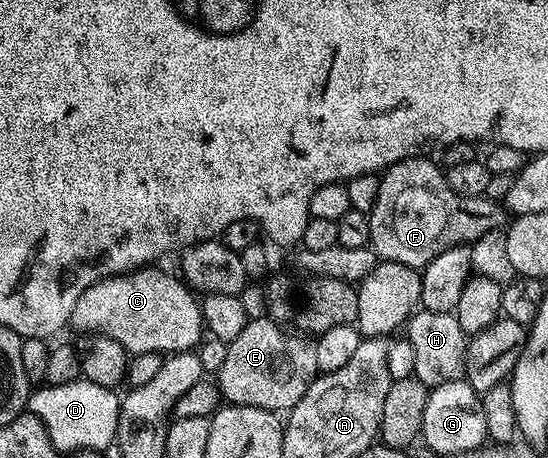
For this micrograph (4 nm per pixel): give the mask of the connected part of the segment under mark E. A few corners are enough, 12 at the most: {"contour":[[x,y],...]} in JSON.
{"contour":[[247,320],[216,383],[282,414],[320,374],[313,343]]}

